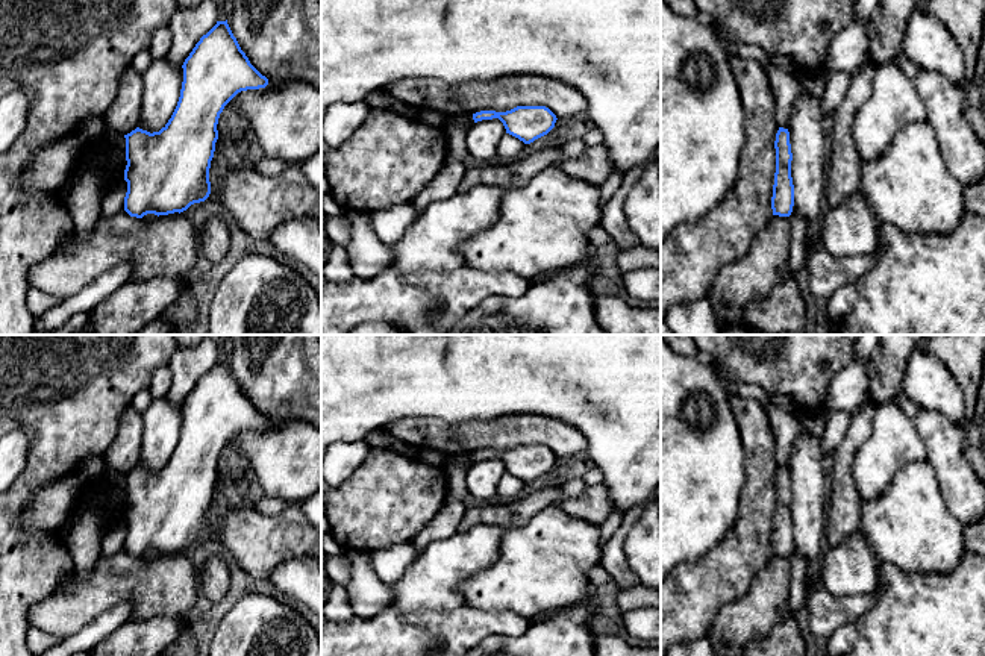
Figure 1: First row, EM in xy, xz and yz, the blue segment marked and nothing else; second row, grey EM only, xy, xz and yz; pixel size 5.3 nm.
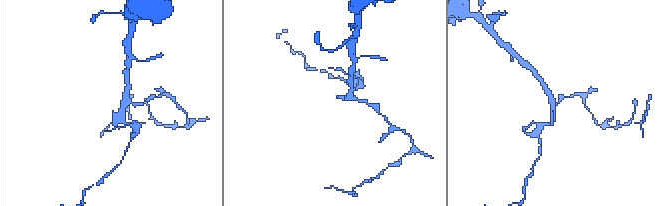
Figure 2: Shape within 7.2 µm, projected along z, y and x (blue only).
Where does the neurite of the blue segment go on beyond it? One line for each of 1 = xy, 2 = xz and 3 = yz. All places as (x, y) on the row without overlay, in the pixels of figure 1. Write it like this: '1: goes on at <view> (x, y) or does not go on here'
1: does not go on here
2: does not go on here
3: does not go on here

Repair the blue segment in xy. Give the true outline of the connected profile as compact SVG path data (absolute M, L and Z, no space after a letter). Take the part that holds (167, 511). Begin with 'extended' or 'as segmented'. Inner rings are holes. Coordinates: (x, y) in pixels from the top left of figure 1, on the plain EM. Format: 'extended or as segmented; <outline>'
as segmented; M227 359L217 361L200 377L182 408L180 436L168 462L159 471L150 473L136 467L124 474L127 500L124 550L130 556L180 553L191 544L205 541L211 533L209 508L218 479L220 453L238 432L268 424L268 418L250 403L241 389Z

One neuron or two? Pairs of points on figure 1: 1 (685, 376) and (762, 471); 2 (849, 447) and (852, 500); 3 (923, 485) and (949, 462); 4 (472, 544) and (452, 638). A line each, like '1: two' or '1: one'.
1: two
2: one
3: two
4: two

